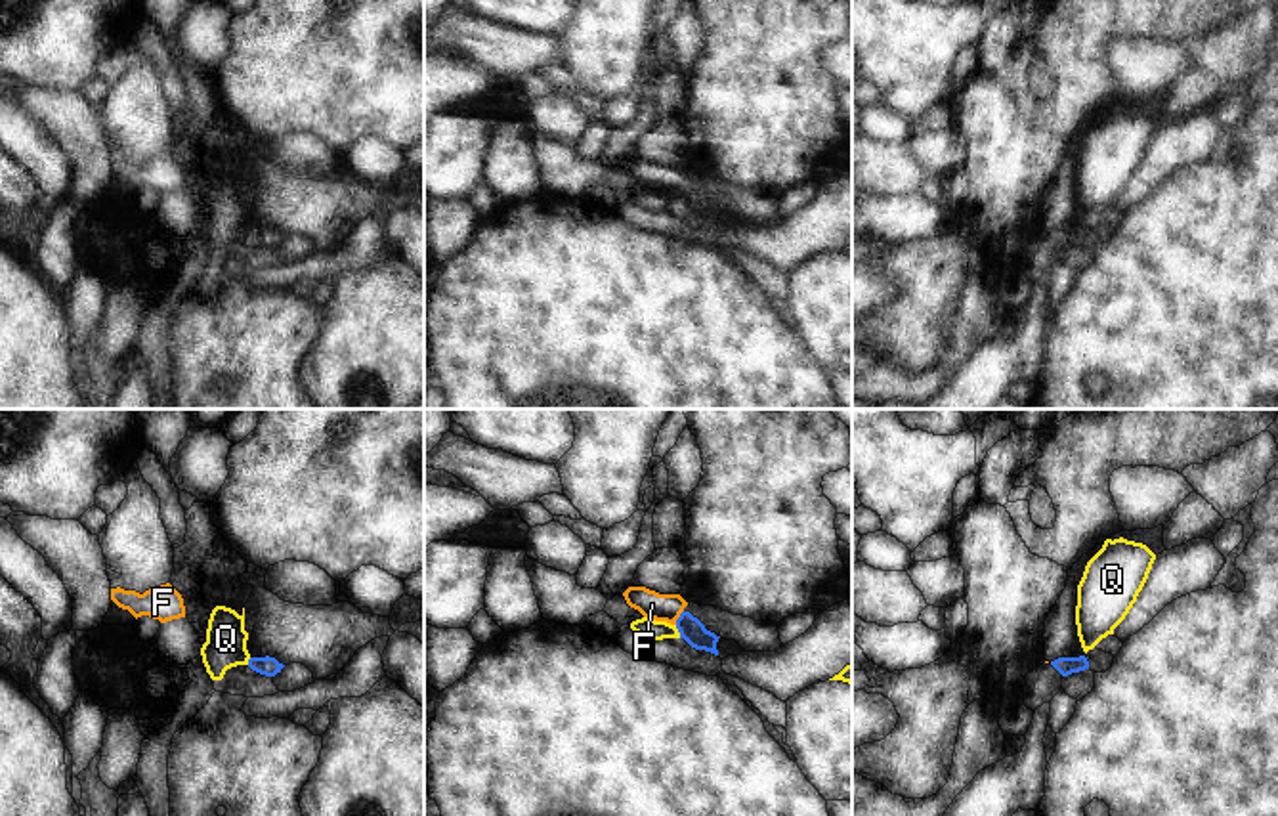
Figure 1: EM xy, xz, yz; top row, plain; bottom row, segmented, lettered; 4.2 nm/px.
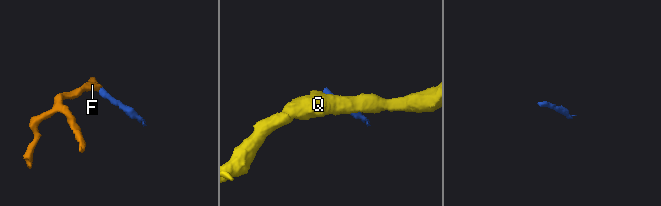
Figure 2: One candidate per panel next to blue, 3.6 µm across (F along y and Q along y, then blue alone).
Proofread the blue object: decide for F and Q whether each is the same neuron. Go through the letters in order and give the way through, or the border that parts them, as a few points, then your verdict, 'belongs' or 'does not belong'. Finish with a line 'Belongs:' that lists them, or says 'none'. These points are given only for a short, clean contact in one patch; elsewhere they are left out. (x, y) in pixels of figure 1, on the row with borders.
F: runs through xz (692, 629), (679, 618), (669, 608), (652, 604); belongs
Q: border along xz (675, 625), (681, 637); does not belong
Belongs: F

